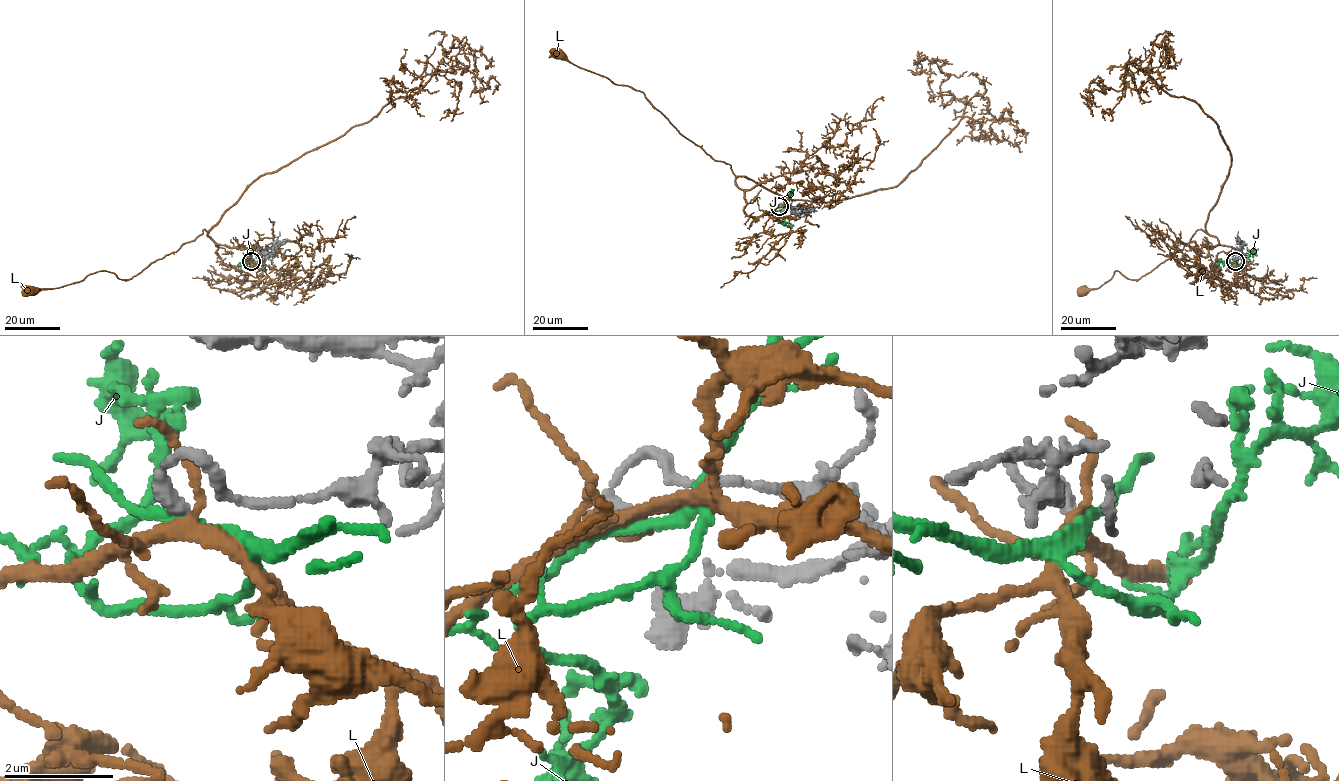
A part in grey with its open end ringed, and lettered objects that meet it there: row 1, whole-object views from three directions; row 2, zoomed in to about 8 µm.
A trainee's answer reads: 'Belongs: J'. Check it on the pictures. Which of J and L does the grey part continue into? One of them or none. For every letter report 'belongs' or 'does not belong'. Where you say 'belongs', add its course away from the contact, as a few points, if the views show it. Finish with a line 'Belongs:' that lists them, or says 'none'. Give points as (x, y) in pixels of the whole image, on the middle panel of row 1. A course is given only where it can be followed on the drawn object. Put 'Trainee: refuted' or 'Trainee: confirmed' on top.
Trainee: confirmed
J: belongs; course (779, 206), (783, 207), (774, 212), (779, 216), (777, 219), (793, 226)
L: does not belong
Belongs: J

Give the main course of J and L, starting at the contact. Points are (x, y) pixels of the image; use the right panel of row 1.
J: (1235, 261), (1240, 266), (1255, 251), (1255, 246)
L: (1235, 261), (1244, 266), (1245, 257), (1198, 229), (1180, 251), (1137, 279), (1115, 271), (1098, 288), (1084, 290)

